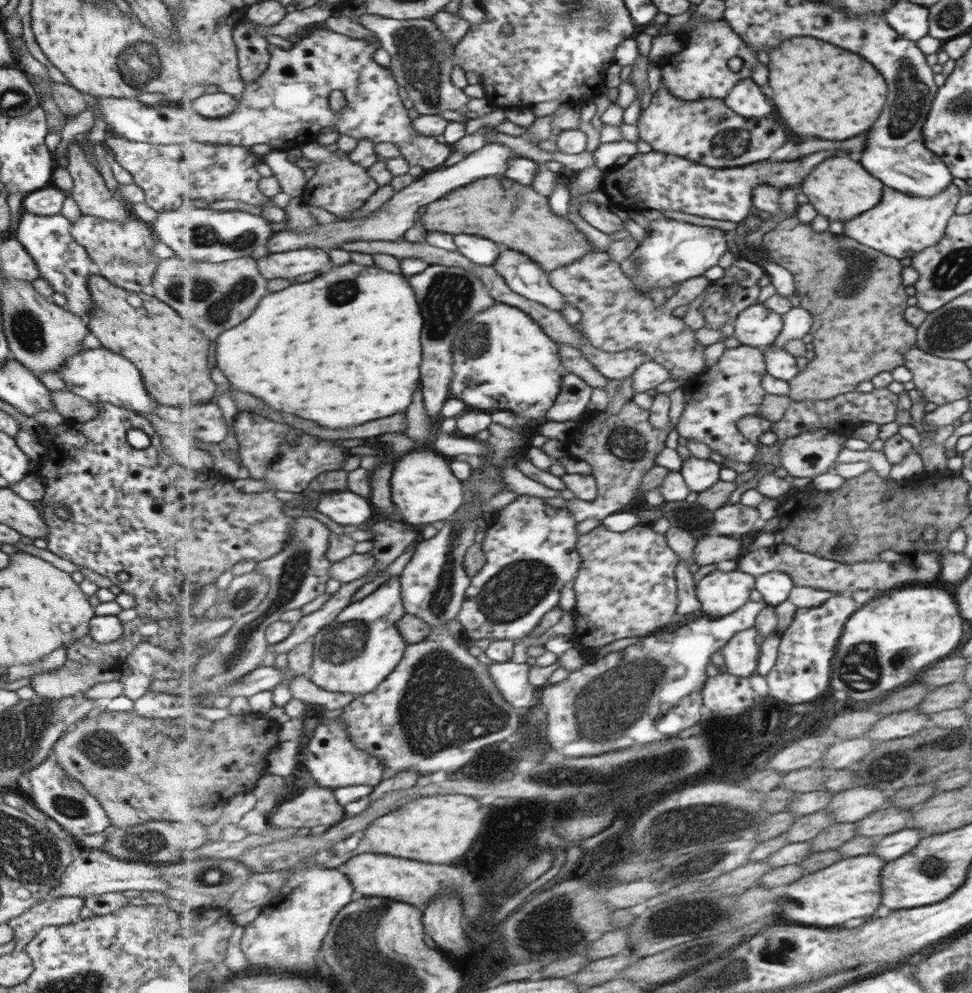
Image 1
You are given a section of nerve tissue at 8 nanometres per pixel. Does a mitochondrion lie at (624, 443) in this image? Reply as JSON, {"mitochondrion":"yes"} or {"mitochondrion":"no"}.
{"mitochondrion":"yes"}

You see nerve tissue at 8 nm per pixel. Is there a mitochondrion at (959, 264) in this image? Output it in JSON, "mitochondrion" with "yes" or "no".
{"mitochondrion":"yes"}

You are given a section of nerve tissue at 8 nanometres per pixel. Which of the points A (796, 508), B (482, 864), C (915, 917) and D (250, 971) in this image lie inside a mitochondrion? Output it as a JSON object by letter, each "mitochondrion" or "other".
{"A":"other","B":"other","C":"other","D":"other"}

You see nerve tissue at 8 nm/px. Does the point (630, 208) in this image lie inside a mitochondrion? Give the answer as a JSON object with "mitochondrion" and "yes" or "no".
{"mitochondrion":"no"}

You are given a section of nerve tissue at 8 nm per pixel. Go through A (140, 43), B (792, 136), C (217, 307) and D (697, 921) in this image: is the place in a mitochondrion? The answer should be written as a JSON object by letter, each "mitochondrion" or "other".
{"A":"mitochondrion","B":"other","C":"mitochondrion","D":"mitochondrion"}

